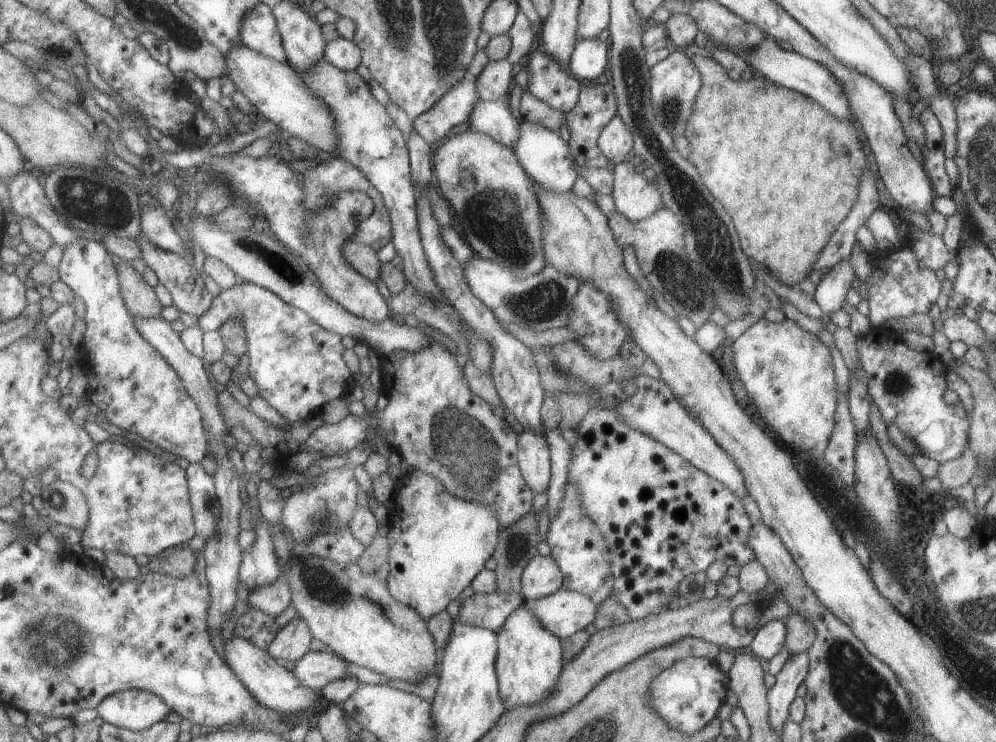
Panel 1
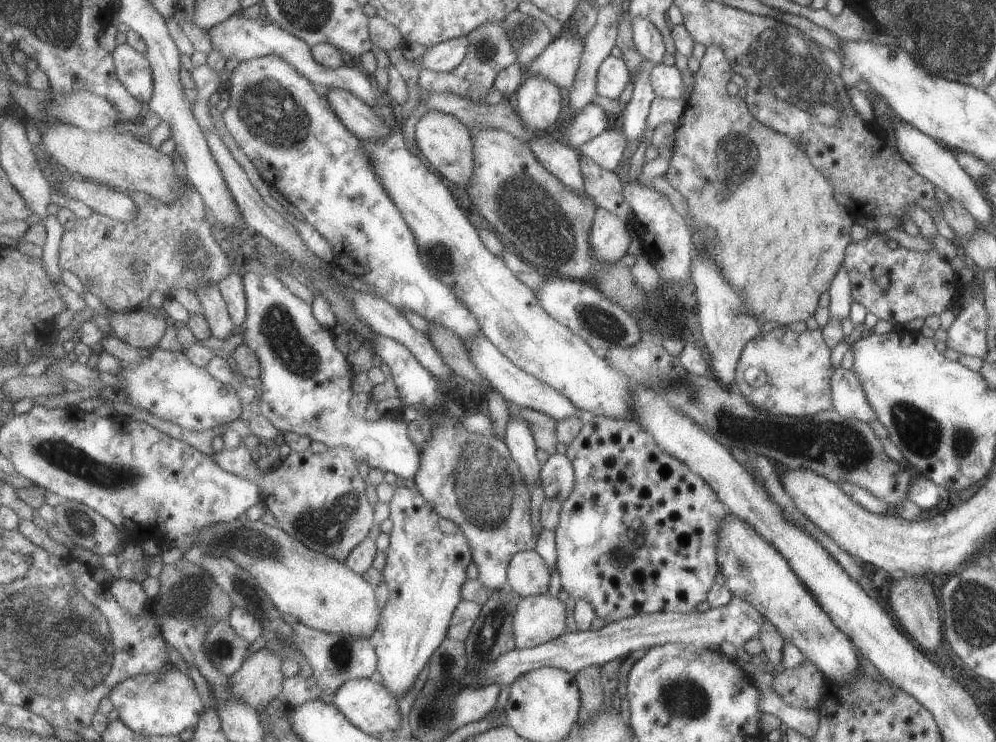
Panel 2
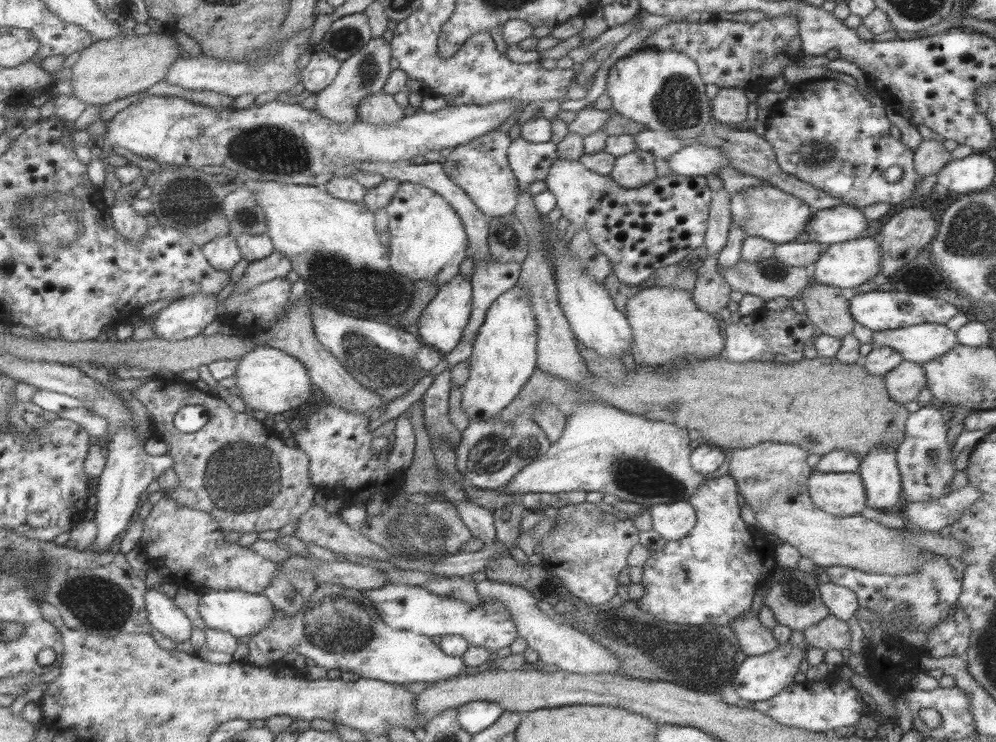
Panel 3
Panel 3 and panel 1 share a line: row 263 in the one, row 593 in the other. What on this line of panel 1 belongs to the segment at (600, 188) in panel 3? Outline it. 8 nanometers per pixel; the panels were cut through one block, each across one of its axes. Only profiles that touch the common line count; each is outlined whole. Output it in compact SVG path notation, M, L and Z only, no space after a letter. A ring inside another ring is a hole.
M591 406L589 408L589 413L585 416L585 419L583 420L583 423L577 429L577 434L578 434L578 440L576 444L573 446L574 448L573 457L571 458L571 463L570 463L571 467L569 470L569 484L574 485L580 491L580 500L582 501L584 510L588 512L589 519L591 519L592 522L596 524L597 528L599 528L600 534L603 535L604 542L607 543L608 552L610 553L611 556L611 572L613 574L613 578L615 579L612 587L613 592L611 593L611 596L609 596L609 598L613 598L617 607L620 607L627 612L630 621L637 621L643 619L644 617L648 617L649 615L661 613L663 612L663 610L668 609L668 605L670 604L672 597L676 593L678 594L679 582L681 582L683 578L685 579L686 576L689 576L689 574L695 574L697 572L705 571L709 567L709 564L712 564L713 562L718 561L724 563L726 567L737 566L741 568L741 566L749 562L752 562L755 559L755 556L753 555L753 550L749 547L748 544L748 533L750 532L749 529L751 529L752 526L751 522L749 521L749 518L745 513L741 500L737 496L734 496L733 492L730 492L724 485L721 485L721 482L714 480L713 478L711 478L711 476L708 476L705 472L702 472L697 468L694 468L691 464L689 464L689 462L686 462L683 458L681 458L679 454L672 452L671 450L669 450L669 448L666 448L659 442L652 440L648 435L640 434L639 432L637 432L637 430L634 430L629 426L626 426L624 424L624 419L621 419L620 415L617 415L613 409L596 409L595 407Z

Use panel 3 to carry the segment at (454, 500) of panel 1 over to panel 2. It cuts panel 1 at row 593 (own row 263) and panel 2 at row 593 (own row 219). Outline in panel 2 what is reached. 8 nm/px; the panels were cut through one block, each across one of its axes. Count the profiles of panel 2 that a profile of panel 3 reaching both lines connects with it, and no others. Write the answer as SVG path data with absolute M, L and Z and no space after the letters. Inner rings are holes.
M395 487L394 496L389 503L390 519L394 524L390 533L390 546L387 549L388 562L383 571L384 581L390 591L390 600L380 615L380 625L369 640L374 643L378 655L378 680L392 692L397 700L409 694L419 678L419 674L430 663L435 650L448 638L452 619L464 599L462 591L467 581L467 566L474 562L472 547L464 531L451 520L441 517L431 503L416 488Z

